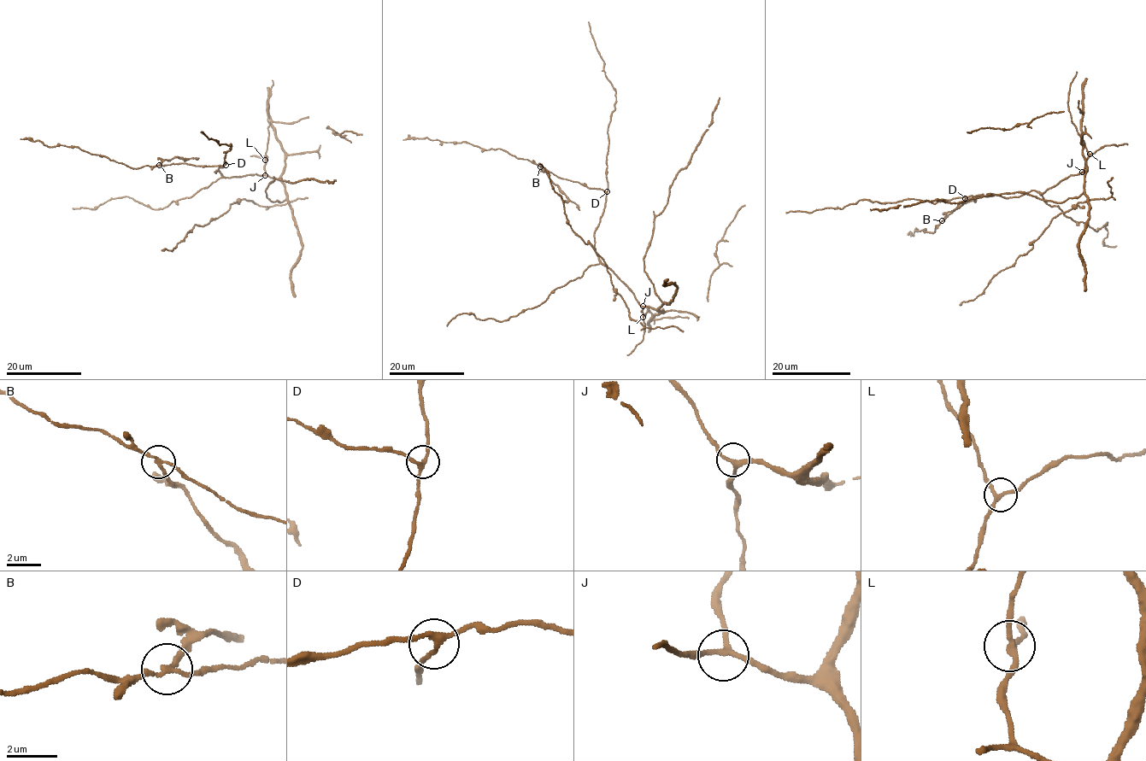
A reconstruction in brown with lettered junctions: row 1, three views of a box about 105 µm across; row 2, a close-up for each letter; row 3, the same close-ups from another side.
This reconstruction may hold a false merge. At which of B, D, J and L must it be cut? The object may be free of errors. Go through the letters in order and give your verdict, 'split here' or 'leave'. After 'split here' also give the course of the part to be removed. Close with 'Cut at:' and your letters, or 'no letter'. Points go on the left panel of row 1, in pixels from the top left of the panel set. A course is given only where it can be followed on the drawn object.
B: split here; course (159, 165), (175, 157), (187, 160), (199, 157)
D: leave
J: leave
L: leave
Cut at: B

